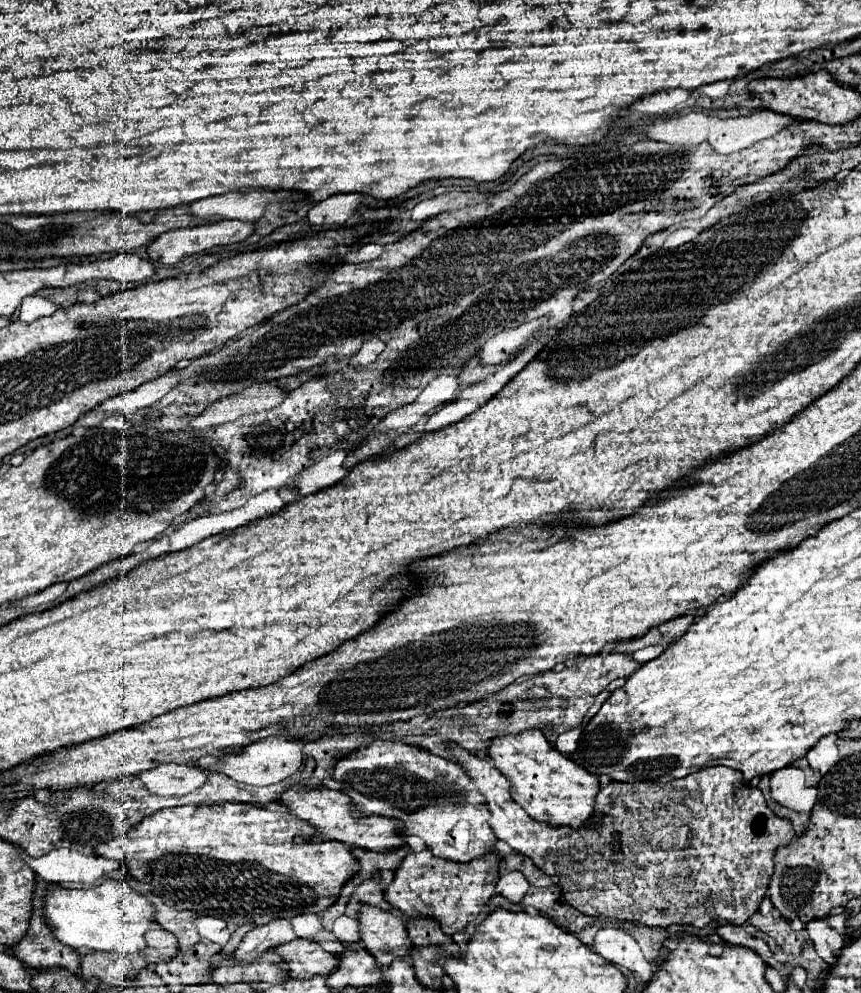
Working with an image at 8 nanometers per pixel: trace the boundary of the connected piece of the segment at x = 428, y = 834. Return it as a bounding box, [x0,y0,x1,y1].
[331,740,497,862]

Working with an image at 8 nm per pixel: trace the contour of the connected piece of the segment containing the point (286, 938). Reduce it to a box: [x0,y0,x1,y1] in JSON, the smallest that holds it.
[235,918,295,962]

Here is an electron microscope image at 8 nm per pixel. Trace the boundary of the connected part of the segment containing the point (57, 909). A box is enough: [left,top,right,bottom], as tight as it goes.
[43,880,155,952]

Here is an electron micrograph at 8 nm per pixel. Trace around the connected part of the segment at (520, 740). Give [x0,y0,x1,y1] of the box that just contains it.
[487,728,599,828]

